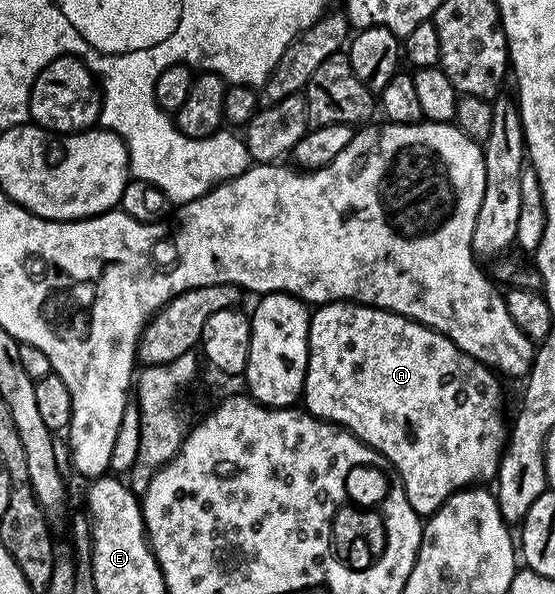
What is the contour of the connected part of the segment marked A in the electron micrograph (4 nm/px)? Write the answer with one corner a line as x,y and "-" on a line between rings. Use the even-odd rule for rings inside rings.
326,302
317,305
311,311
308,324
308,367
304,377
304,393
302,395
303,409
321,418
324,422
335,422
336,425
349,430
355,438
362,439
367,446
374,448
384,458
385,463
396,469
400,477
399,485
404,495
410,500
414,512
421,516
433,514
451,494
459,490
475,487
477,484
488,484
496,477
500,466
500,456
504,452
506,441
506,422
504,426
504,398
500,395
501,379
489,367
483,366
474,356
462,352
444,334
404,318
389,310
380,310
376,306
361,306
358,302

